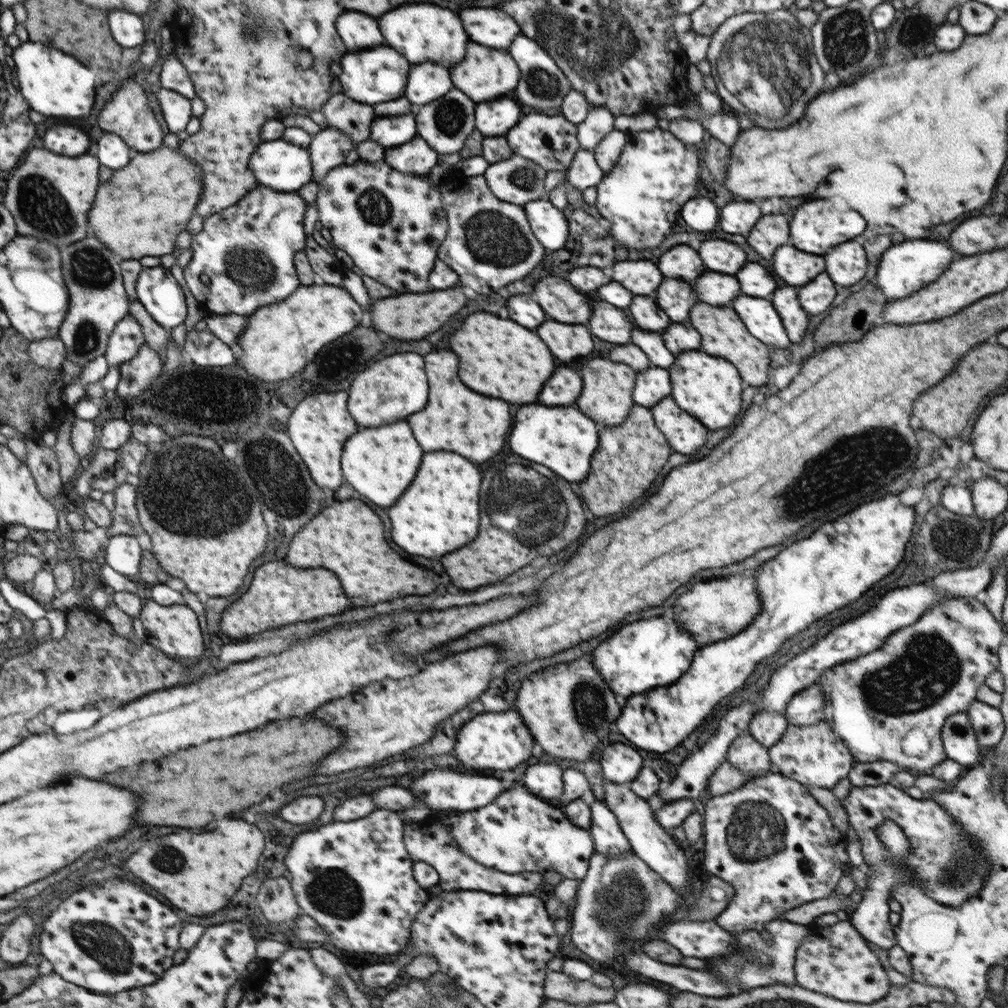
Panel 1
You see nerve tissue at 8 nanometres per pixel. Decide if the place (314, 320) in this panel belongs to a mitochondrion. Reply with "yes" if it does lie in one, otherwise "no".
no

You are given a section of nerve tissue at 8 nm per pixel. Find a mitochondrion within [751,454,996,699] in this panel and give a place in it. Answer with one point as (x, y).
(955, 542)

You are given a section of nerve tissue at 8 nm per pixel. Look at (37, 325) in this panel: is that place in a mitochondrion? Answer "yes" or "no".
no

